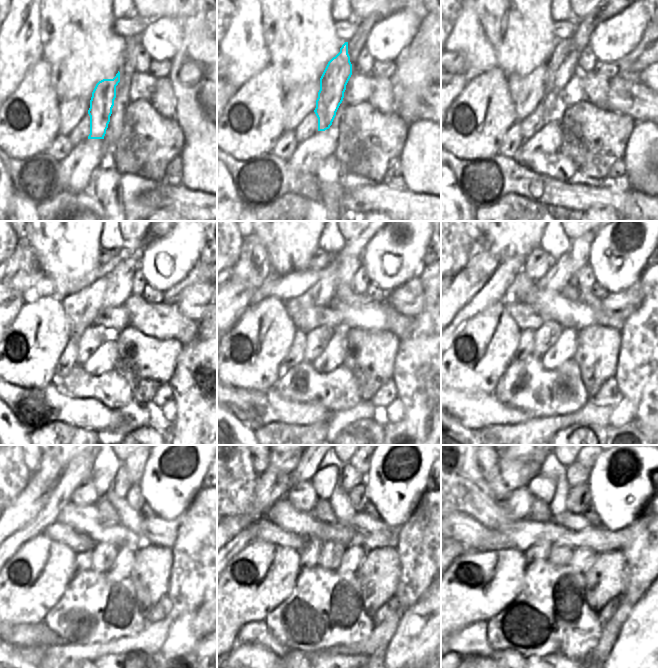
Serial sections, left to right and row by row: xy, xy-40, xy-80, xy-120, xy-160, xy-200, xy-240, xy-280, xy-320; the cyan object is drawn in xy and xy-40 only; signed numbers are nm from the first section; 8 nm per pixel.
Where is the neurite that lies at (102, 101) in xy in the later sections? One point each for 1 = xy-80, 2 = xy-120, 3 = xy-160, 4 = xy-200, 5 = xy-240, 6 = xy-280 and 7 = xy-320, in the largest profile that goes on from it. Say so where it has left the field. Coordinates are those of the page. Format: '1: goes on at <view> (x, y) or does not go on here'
1: goes on at xy-80 (563, 64)
2: goes on at xy-120 (119, 281)
3: goes on at xy-160 (349, 259)
4: goes on at xy-200 (579, 250)
5: goes on at xy-240 (135, 465)
6: goes on at xy-280 (362, 465)
7: goes on at xy-320 (588, 465)

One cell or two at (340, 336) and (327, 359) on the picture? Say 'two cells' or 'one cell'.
one cell

